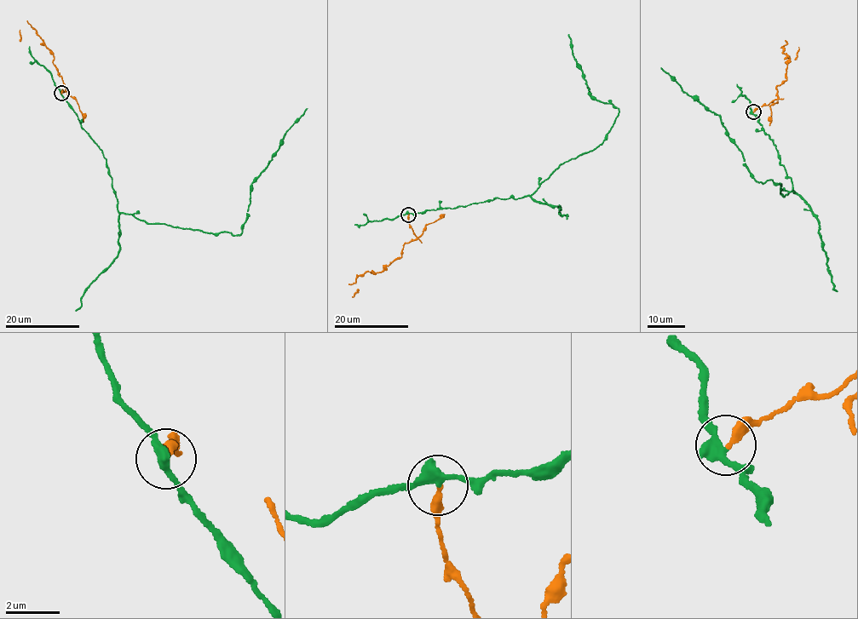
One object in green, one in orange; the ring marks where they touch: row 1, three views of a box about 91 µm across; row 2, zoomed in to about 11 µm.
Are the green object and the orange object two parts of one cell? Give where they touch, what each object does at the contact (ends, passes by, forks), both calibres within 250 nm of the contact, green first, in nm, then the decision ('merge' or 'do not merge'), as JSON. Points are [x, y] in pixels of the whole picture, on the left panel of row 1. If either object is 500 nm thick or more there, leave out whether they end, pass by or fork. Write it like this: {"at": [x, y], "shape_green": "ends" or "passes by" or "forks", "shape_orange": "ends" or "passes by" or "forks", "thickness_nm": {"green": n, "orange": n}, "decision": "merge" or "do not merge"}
{"at": [61, 93], "shape_green": "passes by", "shape_orange": "ends", "thickness_nm": {"green": 360, "orange": 280}, "decision": "do not merge"}

